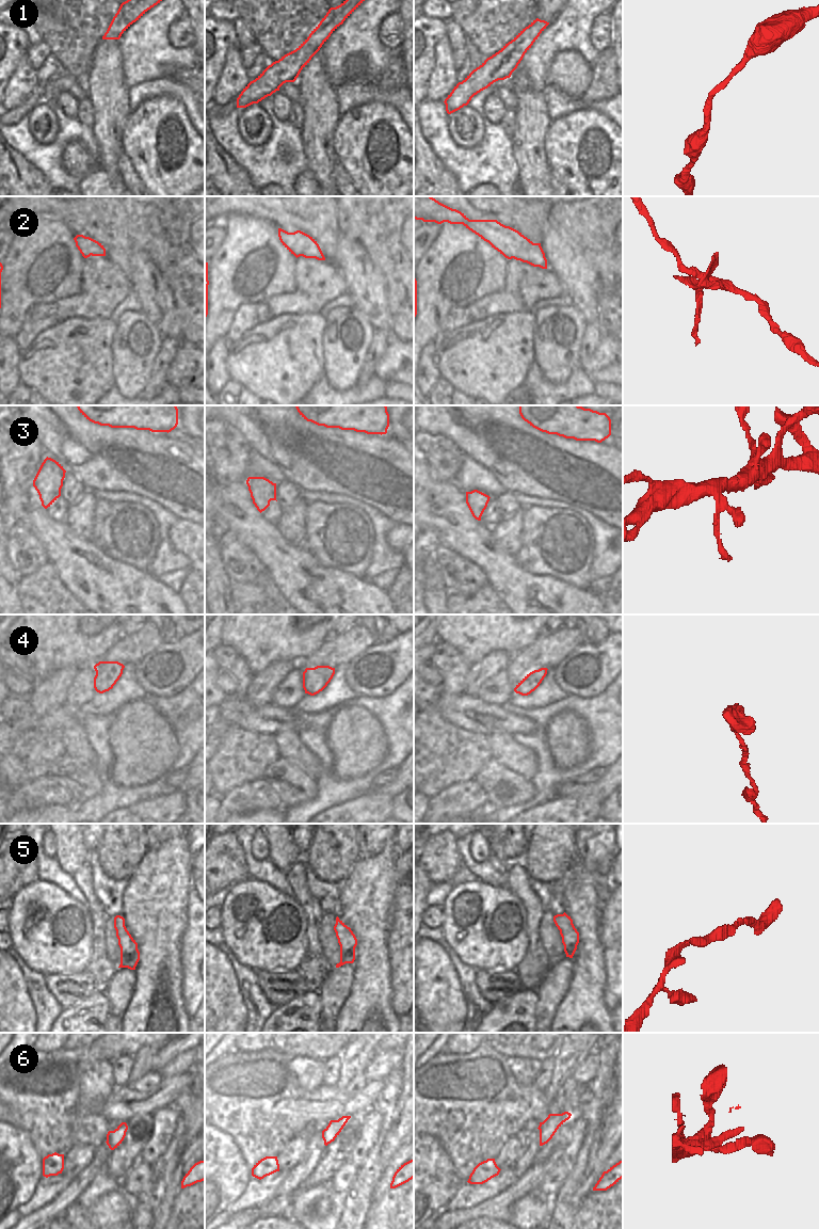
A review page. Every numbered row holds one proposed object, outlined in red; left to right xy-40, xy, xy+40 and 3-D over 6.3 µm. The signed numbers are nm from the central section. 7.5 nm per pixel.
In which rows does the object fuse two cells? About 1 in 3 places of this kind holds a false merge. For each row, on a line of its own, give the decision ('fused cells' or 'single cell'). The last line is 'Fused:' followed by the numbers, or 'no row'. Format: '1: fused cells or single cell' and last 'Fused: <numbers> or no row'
1: single cell
2: fused cells
3: single cell
4: single cell
5: single cell
6: fused cells
Fused: 2, 6

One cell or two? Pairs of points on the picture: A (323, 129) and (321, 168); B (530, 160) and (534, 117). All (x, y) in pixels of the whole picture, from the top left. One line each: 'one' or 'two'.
A: one
B: one

